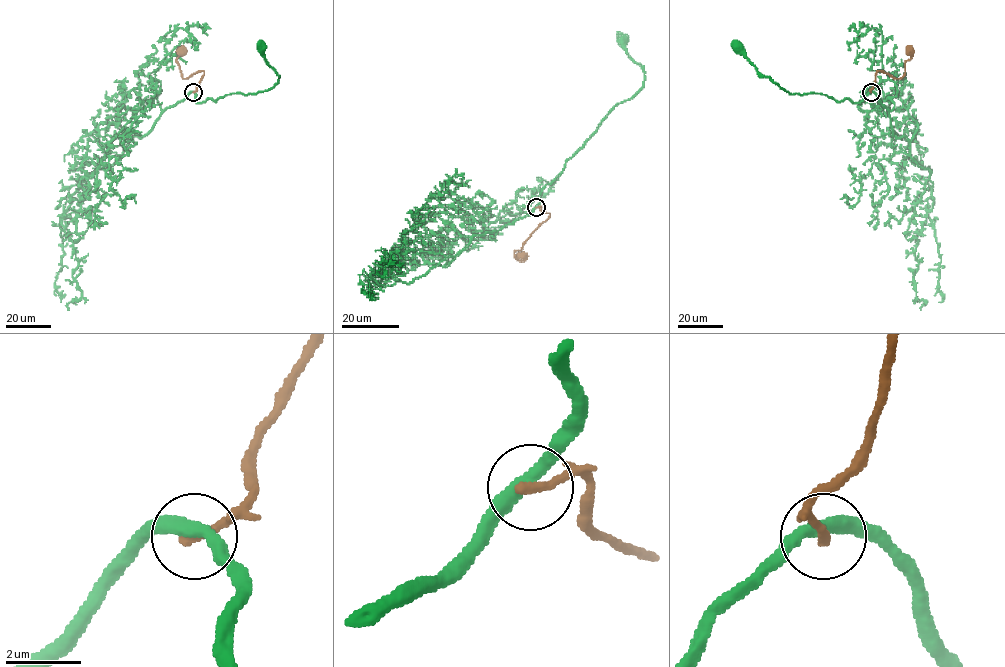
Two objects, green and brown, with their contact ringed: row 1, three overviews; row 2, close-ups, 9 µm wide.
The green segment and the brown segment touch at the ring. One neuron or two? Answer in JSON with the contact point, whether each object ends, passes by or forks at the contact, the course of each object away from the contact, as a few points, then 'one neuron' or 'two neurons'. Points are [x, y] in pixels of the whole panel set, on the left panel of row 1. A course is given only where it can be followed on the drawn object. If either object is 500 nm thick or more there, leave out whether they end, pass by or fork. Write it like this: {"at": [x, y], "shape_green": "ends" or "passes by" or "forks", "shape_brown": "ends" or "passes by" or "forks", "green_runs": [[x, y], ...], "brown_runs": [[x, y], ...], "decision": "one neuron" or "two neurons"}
{"at": [193, 92], "shape_green": "passes by", "shape_brown": "ends", "green_runs": [[193, 92], [195, 101], [201, 103], [271, 88], [279, 76], [266, 61], [262, 48]], "brown_runs": [[193, 92], [203, 71], [183, 78], [176, 61], [181, 51]], "decision": "two neurons"}

